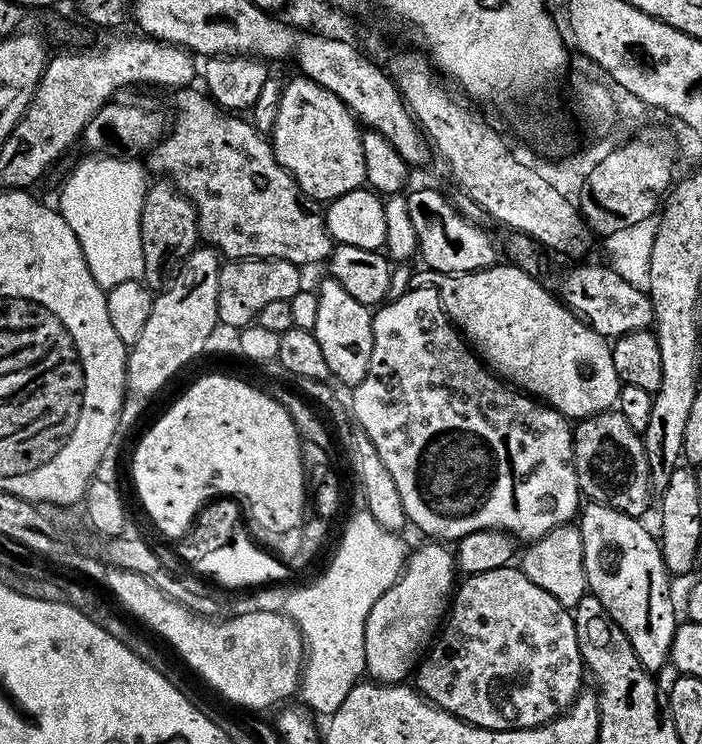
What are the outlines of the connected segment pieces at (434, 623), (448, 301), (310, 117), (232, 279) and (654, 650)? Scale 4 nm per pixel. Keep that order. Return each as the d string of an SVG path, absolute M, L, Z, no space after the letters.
M424 543L428 544L413 552L411 549L404 570L394 586L390 586L390 590L386 590L386 594L374 602L374 610L370 610L366 618L364 671L375 683L405 683L415 673L445 619L450 604L449 597L454 592L452 572L457 571L456 562L453 553L449 549L447 552L443 543Z
M497 262L490 268L480 268L476 272L449 274L423 271L413 271L410 288L433 288L440 295L440 305L448 319L456 325L460 335L471 345L481 361L509 385L547 404L572 422L579 422L596 412L607 412L615 405L622 385L618 370L614 370L609 341L565 307L547 288L548 293L535 275L524 272L511 262Z
M296 74L292 81L285 83L278 102L278 114L270 133L270 143L278 162L298 182L308 199L313 202L331 202L350 190L365 183L366 166L362 158L361 125L347 105L343 104L330 90L315 84L303 74Z
M225 259L218 274L218 321L233 330L247 328L270 302L292 300L302 291L301 269L285 260Z
M591 502L583 505L578 516L588 592L602 602L622 634L630 638L630 646L641 668L656 674L663 664L669 663L678 617L672 592L668 589L670 573L660 553L660 541L640 523L630 514Z

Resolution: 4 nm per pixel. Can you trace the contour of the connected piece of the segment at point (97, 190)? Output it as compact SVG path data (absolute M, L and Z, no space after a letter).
M100 154L92 158L88 168L74 173L60 192L58 211L74 230L94 282L105 290L118 286L118 282L140 280L144 275L140 237L140 211L146 191L144 172L145 165L139 159Z

